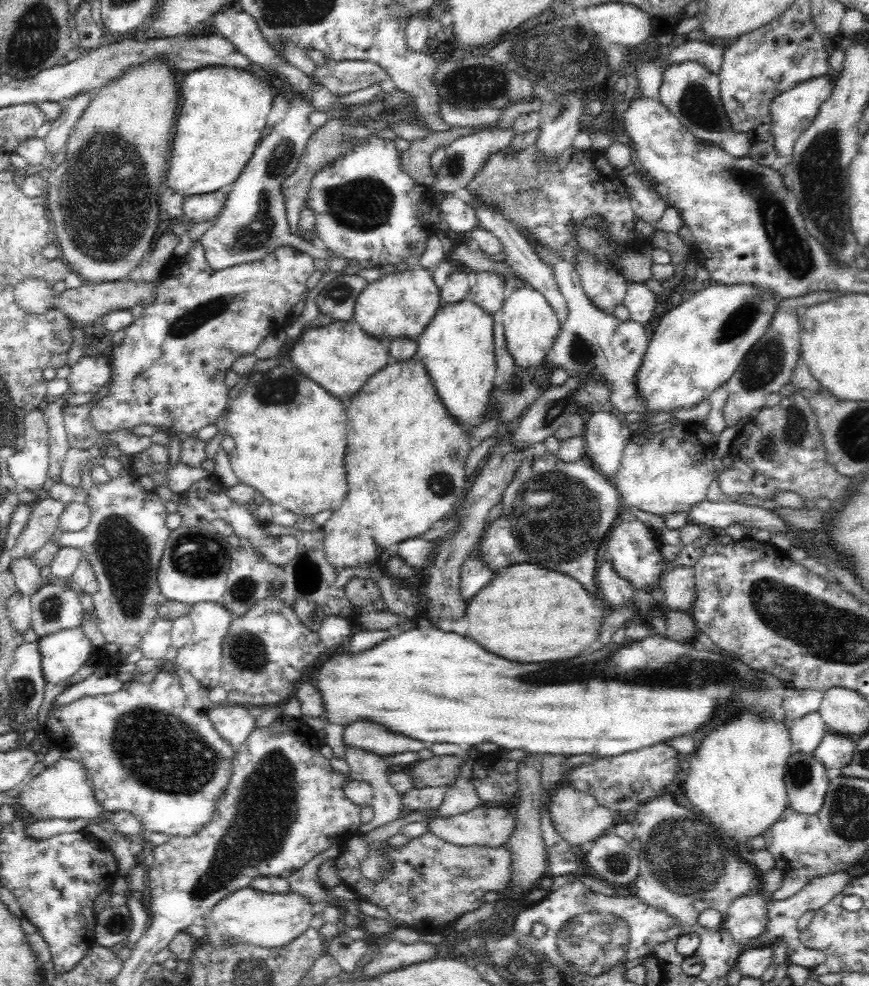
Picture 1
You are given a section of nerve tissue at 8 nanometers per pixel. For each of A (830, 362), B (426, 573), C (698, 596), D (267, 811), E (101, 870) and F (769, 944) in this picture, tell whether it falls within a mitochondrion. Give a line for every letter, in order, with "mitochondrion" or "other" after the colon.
A: other
B: other
C: other
D: mitochondrion
E: other
F: other

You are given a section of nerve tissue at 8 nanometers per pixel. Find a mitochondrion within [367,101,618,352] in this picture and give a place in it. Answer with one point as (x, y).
(518, 190)

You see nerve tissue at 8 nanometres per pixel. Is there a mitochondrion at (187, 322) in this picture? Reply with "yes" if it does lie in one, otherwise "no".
yes

